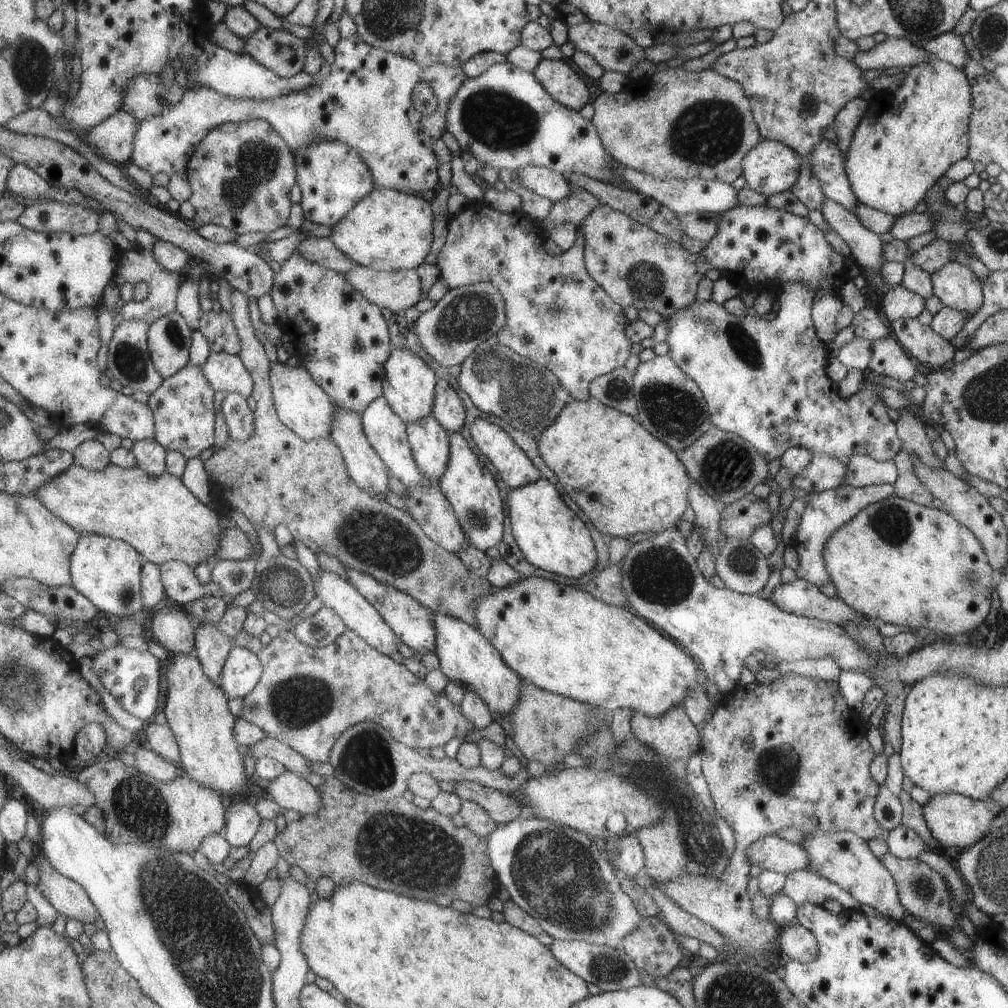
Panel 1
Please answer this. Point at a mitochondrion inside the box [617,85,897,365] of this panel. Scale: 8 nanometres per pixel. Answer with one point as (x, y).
(707, 133)

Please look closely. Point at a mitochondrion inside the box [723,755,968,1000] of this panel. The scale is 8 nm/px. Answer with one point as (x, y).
(922, 887)

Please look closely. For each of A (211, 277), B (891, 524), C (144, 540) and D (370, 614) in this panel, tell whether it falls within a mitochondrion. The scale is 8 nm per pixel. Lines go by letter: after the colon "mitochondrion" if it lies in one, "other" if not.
A: other
B: mitochondrion
C: other
D: other

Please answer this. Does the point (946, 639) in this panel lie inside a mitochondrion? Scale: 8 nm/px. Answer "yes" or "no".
no

